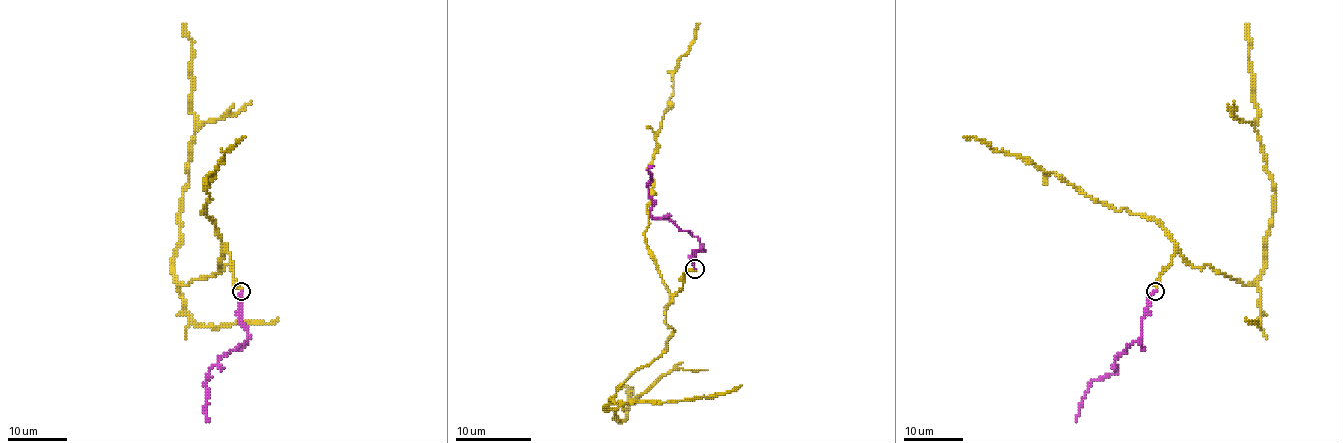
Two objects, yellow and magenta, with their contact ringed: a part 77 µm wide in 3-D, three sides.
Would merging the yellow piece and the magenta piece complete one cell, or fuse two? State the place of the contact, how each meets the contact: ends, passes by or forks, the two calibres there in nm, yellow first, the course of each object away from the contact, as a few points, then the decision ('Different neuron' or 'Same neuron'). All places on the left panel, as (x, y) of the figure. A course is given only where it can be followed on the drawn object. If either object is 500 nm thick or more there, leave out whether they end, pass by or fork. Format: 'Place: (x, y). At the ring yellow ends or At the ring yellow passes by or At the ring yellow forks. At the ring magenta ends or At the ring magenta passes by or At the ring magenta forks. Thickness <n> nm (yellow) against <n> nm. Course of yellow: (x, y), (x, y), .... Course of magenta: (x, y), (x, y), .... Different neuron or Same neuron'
Place: (241, 291). At the ring yellow ends. At the ring magenta ends. Thickness 190 nm (yellow) against 170 nm. Course of yellow: (241, 292), (226, 251), (211, 275), (186, 284), (173, 274), (195, 128), (183, 23). Course of magenta: (241, 292), (239, 320), (245, 327), (248, 340), (219, 360), (207, 373), (205, 409), (208, 422). Same neuron

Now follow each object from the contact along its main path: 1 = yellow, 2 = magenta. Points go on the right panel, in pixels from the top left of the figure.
1: (1155, 292), (1176, 251), (1191, 265), (1207, 263), (1245, 284), (1261, 274), (1274, 186), (1255, 128), (1249, 23)
2: (1155, 292), (1150, 297), (1139, 340), (1132, 342), (1115, 360), (1115, 373), (1101, 376), (1090, 384), (1075, 422)

